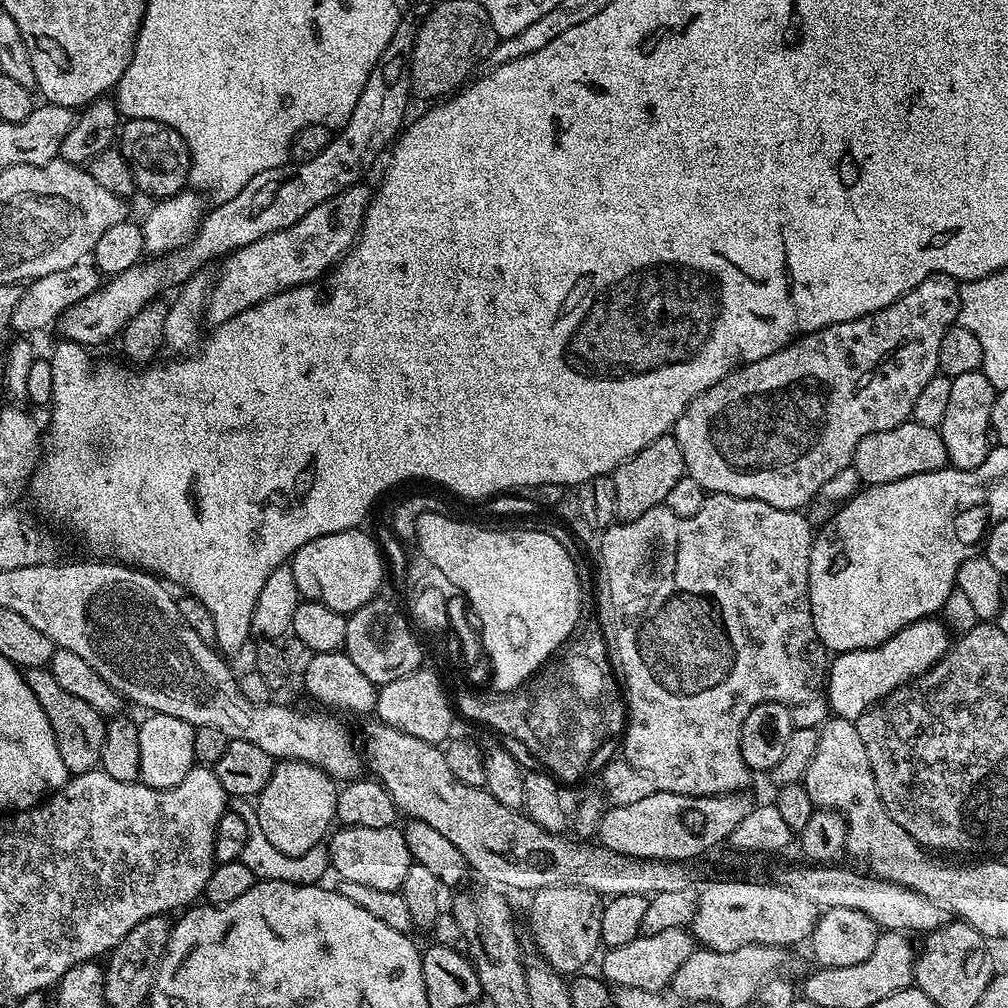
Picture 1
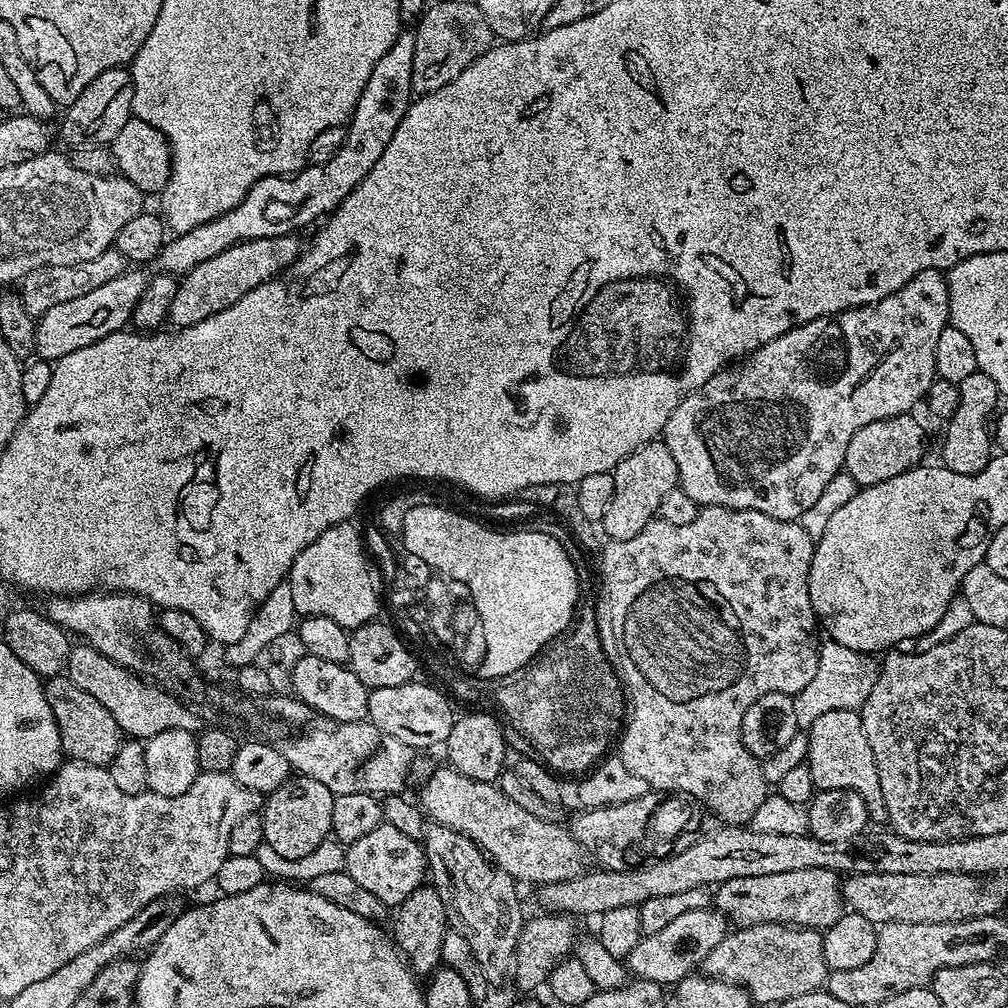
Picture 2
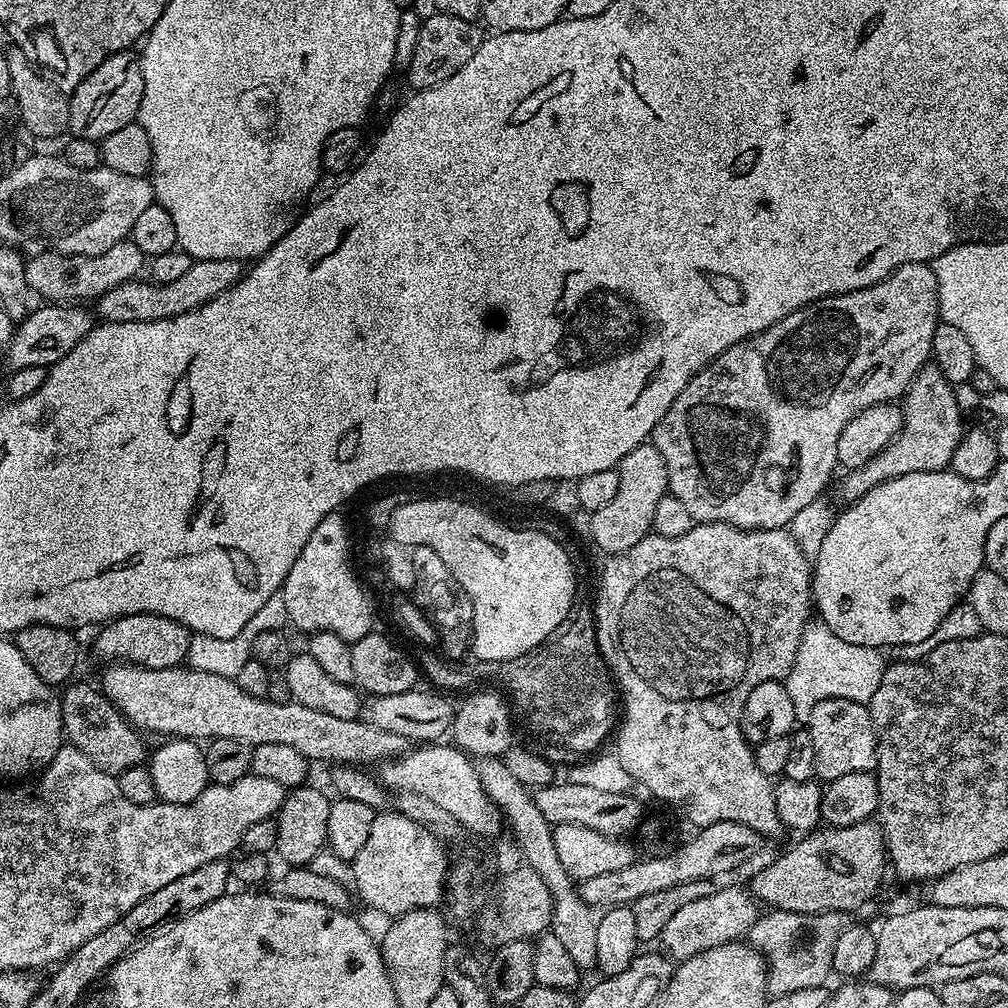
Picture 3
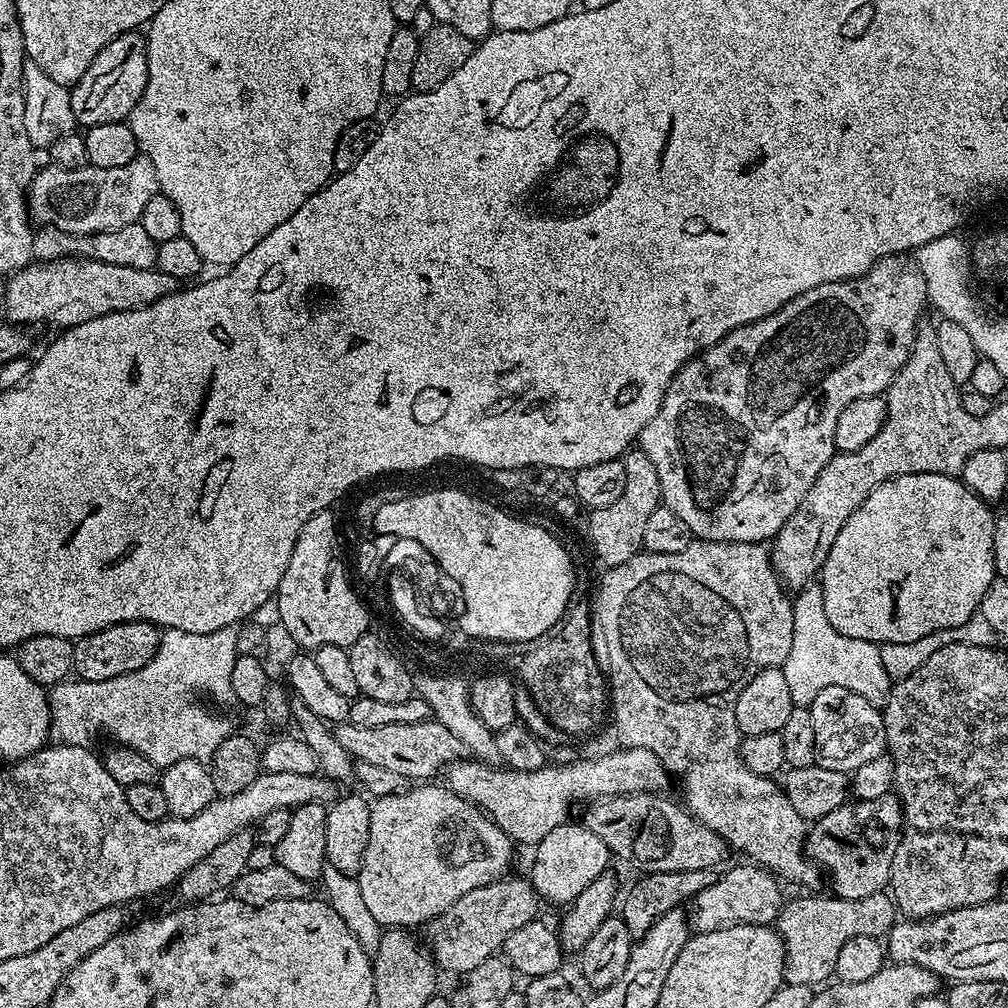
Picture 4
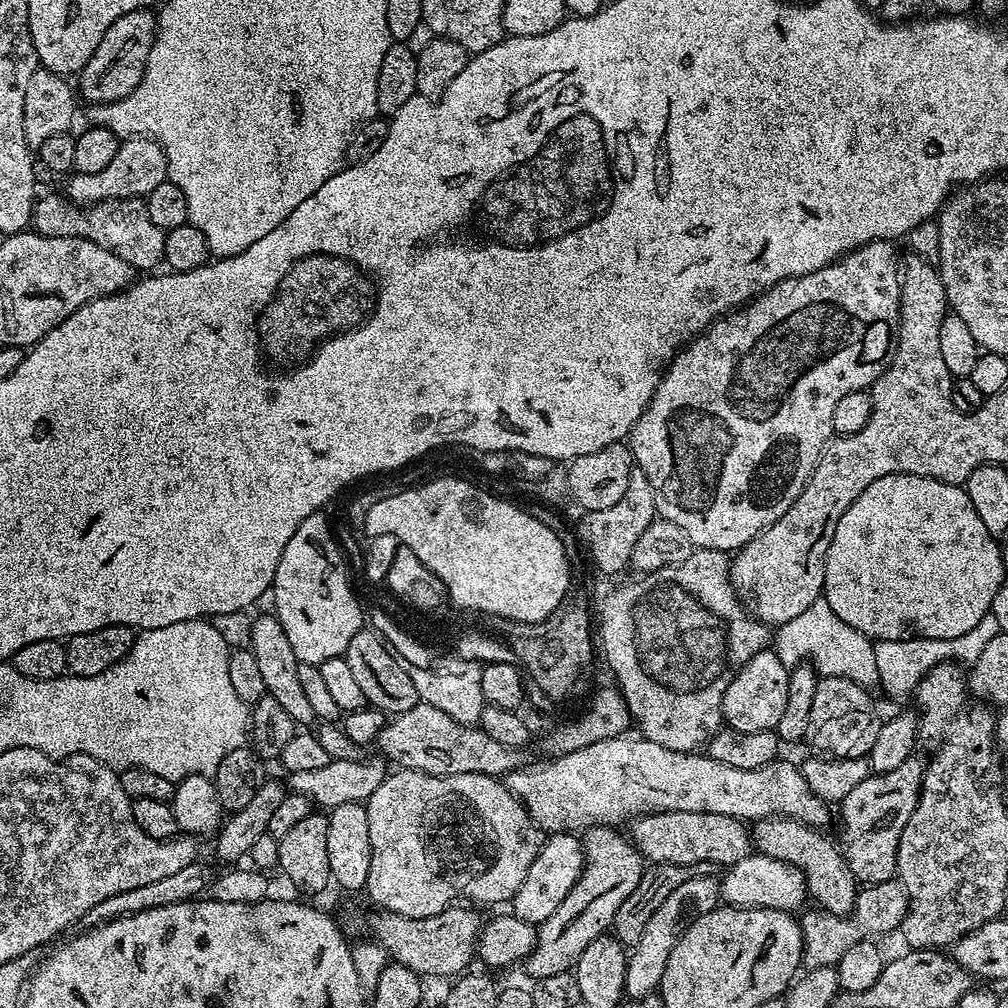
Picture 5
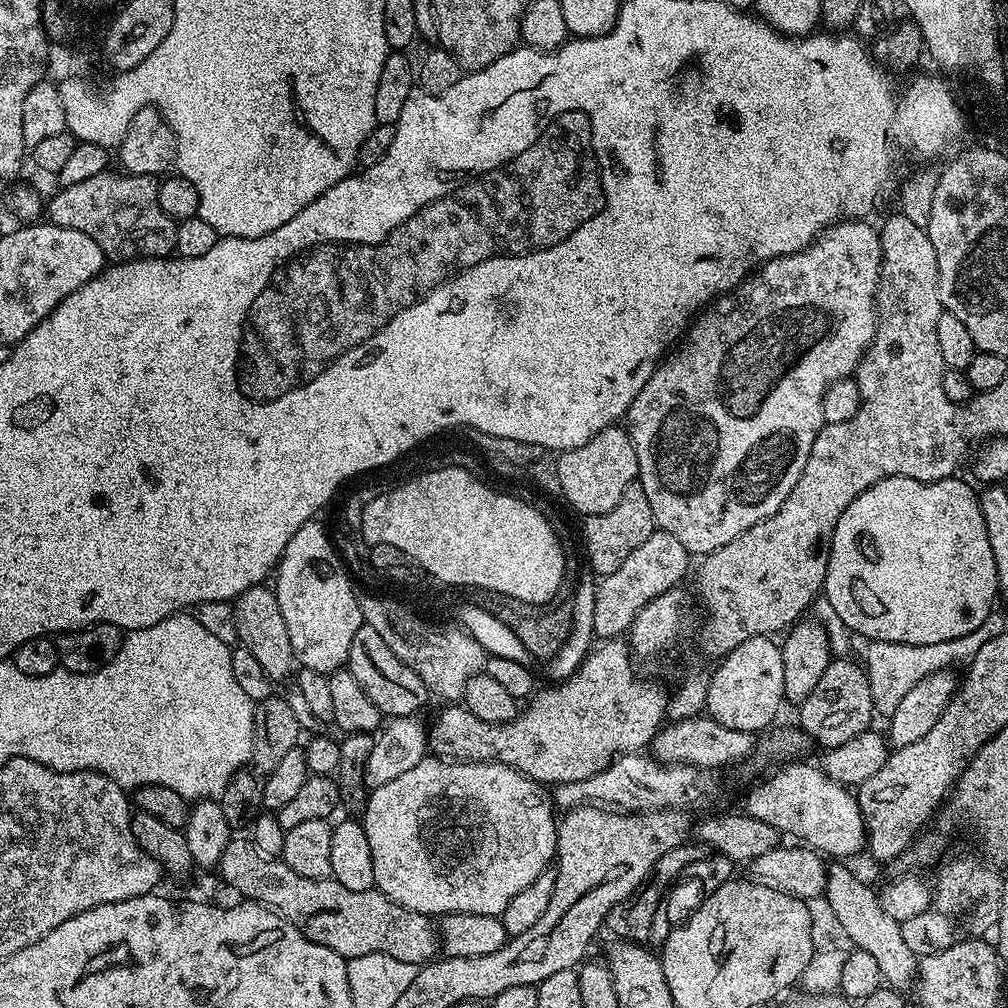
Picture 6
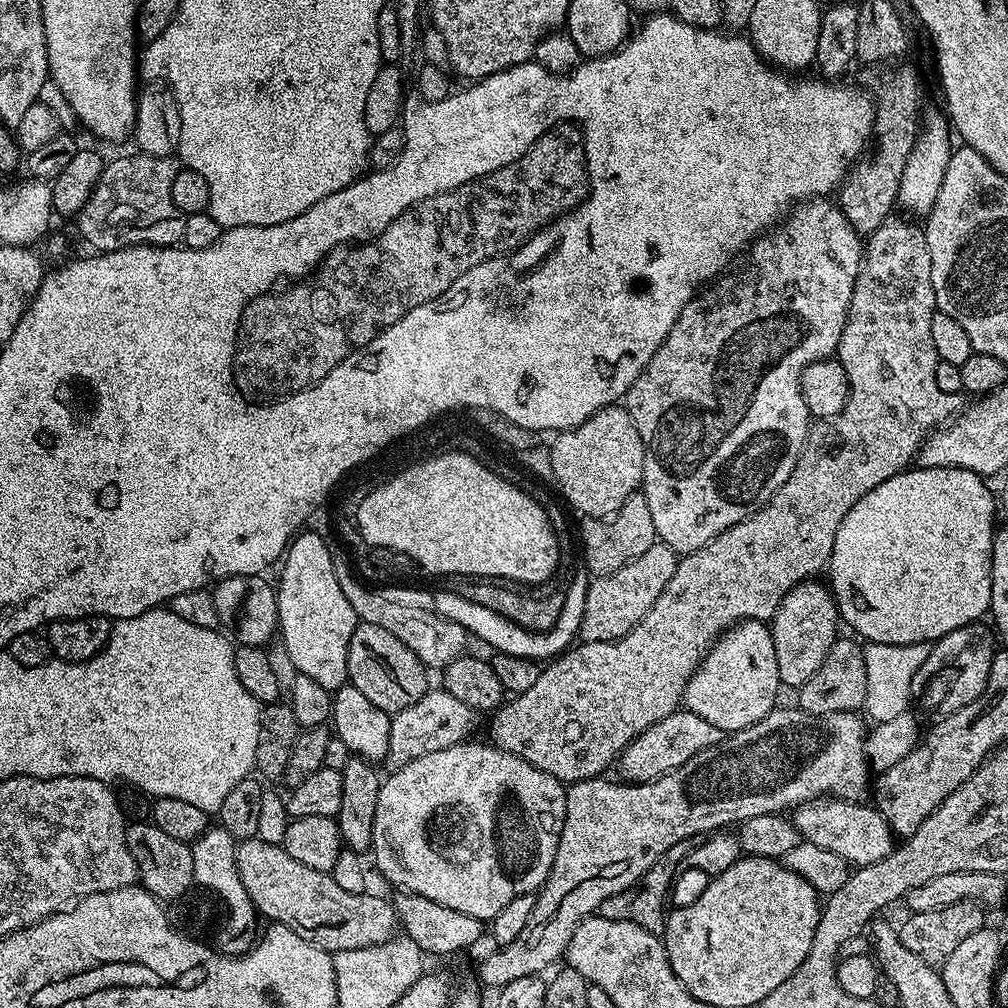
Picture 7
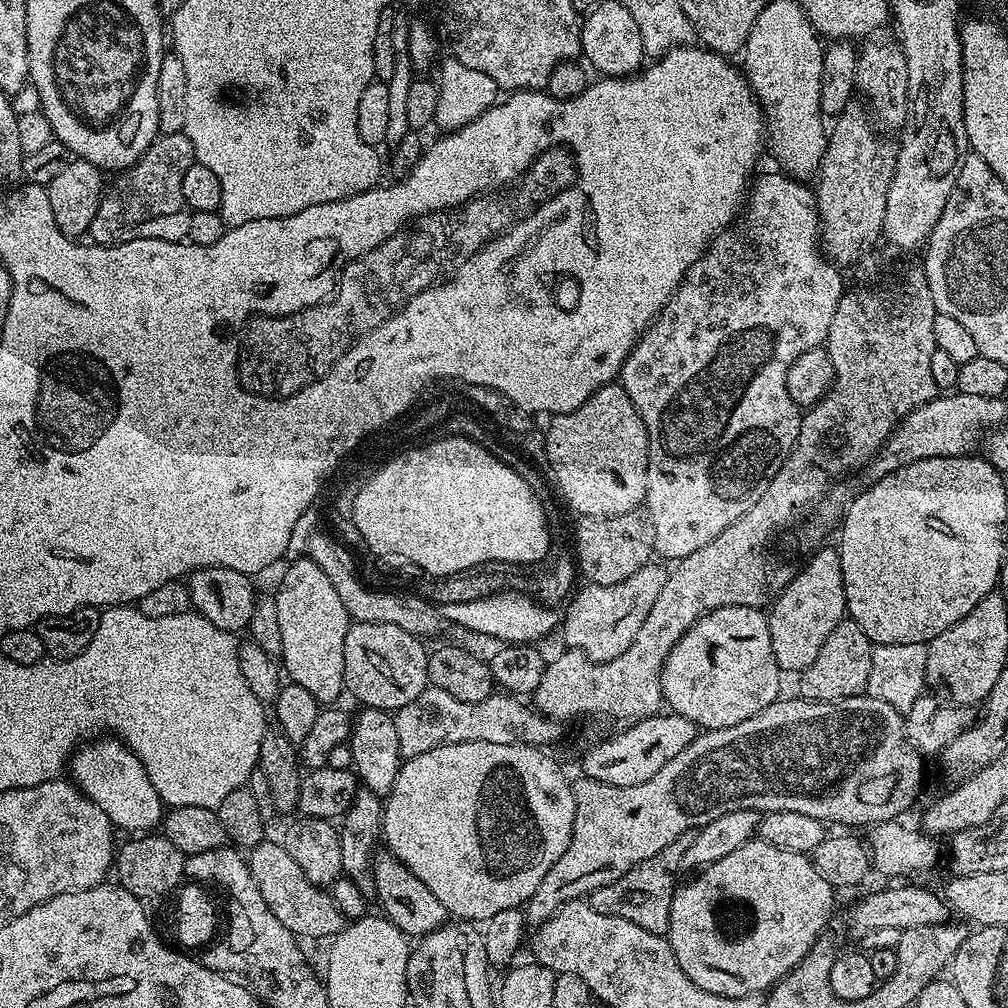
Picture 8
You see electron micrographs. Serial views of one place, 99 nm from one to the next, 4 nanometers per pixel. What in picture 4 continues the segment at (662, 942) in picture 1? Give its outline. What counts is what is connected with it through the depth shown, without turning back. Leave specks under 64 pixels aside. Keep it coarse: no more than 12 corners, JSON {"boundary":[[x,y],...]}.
{"boundary":[[752,862],[694,901],[696,932],[771,925],[786,896]]}

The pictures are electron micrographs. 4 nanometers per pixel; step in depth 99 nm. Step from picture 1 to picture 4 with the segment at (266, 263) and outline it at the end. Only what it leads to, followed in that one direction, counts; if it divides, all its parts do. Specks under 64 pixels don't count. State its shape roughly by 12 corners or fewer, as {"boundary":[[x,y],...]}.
{"boundary":[[79,256],[7,277],[17,326],[73,328],[177,291],[159,268]]}

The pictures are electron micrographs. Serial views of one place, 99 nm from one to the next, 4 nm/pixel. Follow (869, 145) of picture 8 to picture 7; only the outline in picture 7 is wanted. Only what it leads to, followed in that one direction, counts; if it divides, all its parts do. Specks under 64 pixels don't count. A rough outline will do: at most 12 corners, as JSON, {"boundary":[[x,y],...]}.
{"boundary":[[868,62],[855,83],[874,105],[874,143],[838,203],[871,234],[893,215],[918,129],[920,80]]}

